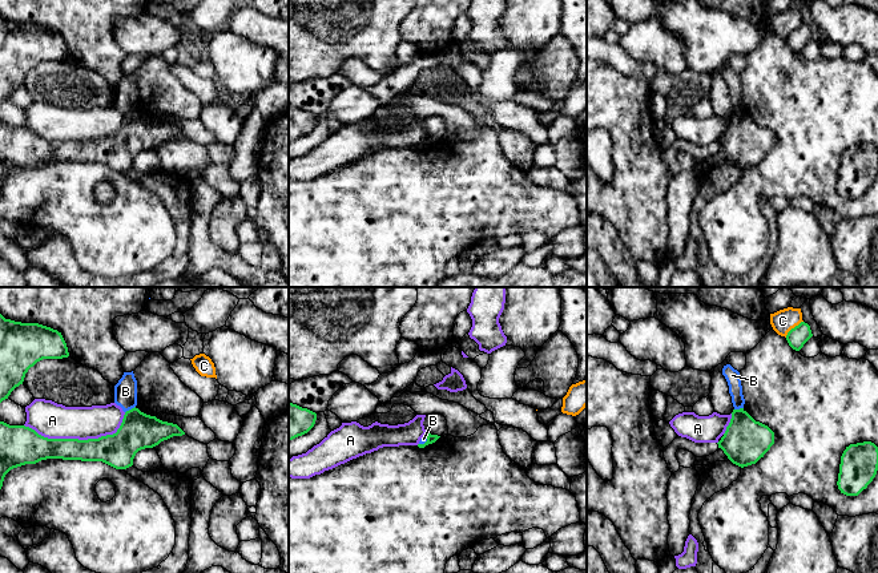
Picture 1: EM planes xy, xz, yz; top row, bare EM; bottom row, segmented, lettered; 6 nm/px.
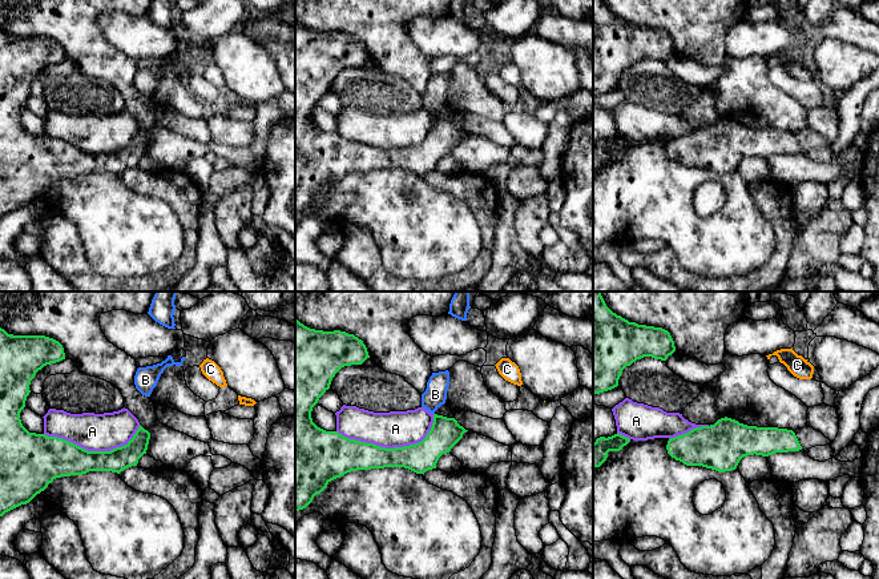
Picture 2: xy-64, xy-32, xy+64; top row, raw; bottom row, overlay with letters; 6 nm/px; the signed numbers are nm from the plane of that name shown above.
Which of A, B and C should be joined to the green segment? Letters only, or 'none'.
none

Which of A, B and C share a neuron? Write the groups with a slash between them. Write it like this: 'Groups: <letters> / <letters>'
Groups: A / B / C

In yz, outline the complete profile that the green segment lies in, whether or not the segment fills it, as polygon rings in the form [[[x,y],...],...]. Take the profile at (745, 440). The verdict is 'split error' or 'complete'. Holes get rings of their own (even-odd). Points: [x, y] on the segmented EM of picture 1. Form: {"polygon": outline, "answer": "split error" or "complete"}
{"polygon": [[[744,408],[733,409],[730,423],[717,444],[733,464],[744,468],[764,457],[774,444],[774,432],[768,425],[756,421]]], "answer": "complete"}

